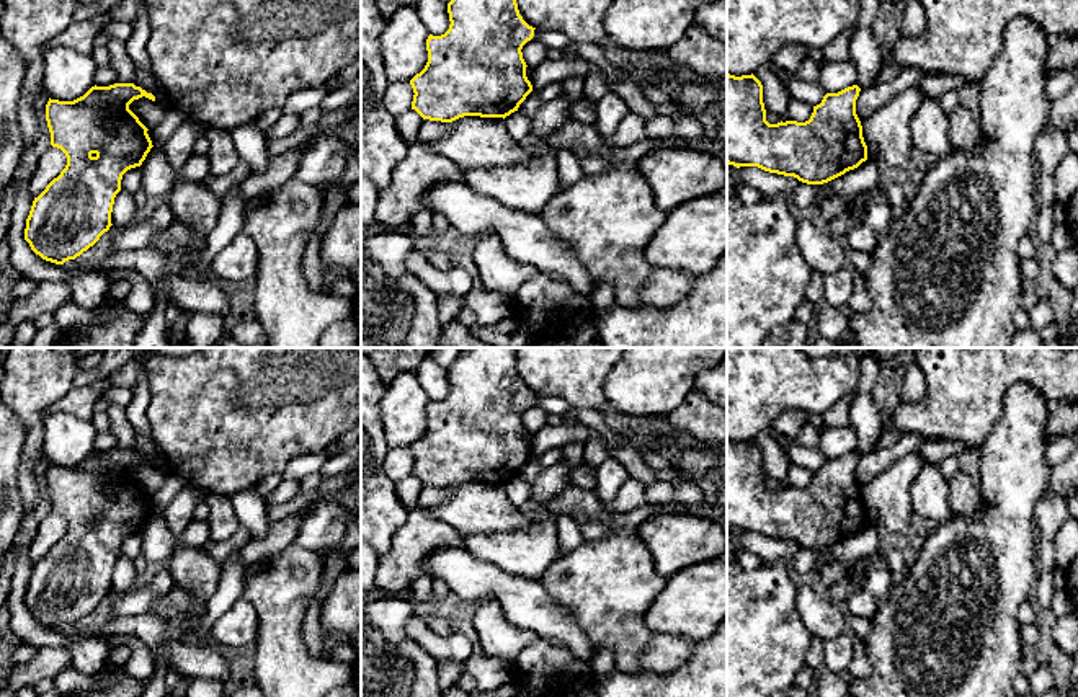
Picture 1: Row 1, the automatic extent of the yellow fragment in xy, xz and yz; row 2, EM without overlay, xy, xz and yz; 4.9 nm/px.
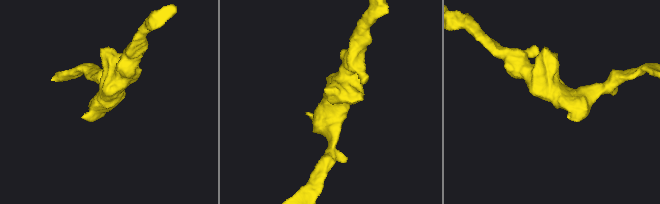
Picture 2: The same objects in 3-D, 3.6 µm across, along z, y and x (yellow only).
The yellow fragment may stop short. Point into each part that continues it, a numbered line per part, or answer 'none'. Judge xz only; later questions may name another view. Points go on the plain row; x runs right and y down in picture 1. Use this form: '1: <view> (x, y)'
none

